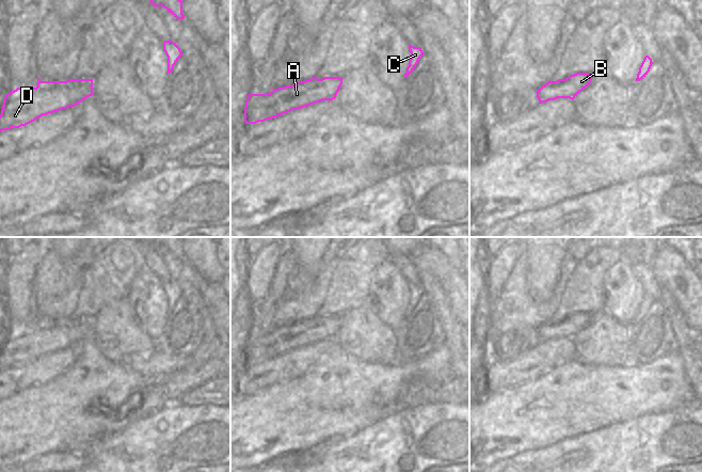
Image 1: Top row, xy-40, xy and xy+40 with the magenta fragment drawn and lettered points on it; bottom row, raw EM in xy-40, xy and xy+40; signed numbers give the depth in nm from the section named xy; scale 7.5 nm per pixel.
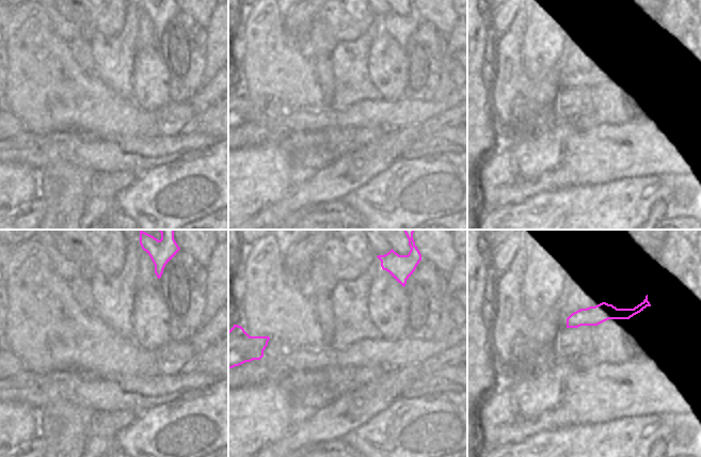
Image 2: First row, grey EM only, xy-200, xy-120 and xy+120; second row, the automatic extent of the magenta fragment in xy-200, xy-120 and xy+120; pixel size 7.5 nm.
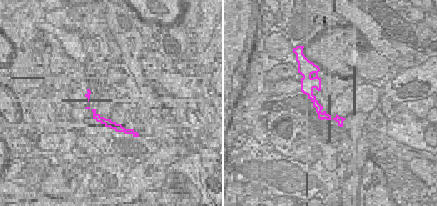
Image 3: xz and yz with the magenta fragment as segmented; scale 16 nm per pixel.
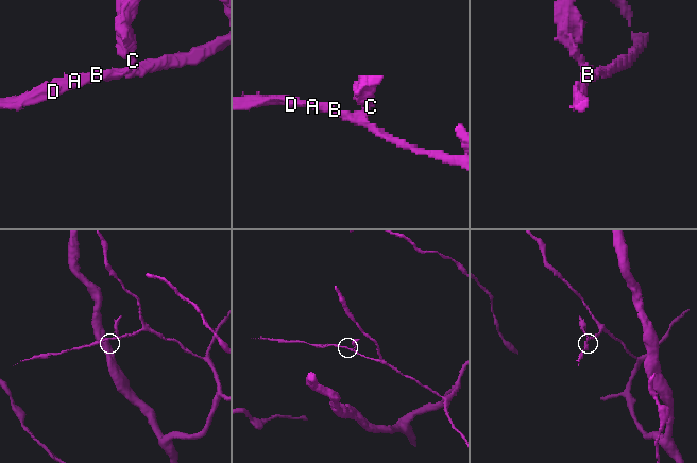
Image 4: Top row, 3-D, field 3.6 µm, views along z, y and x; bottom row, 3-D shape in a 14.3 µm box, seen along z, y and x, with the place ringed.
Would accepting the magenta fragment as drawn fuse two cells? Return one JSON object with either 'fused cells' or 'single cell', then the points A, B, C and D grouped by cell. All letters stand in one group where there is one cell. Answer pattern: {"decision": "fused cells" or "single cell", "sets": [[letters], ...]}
{"decision": "fused cells", "sets": [["A", "B", "D"], ["C"]]}

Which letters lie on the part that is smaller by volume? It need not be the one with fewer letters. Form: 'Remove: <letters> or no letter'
Remove: C

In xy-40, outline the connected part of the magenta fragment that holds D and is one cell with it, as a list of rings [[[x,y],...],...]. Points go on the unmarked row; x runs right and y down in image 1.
[[[93,318],[41,320],[36,327],[17,327],[3,337],[0,371],[26,365],[43,355],[75,346],[93,334]]]

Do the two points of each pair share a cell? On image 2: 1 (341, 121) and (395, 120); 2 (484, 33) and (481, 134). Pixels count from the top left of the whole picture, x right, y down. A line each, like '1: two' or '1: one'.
1: one
2: one

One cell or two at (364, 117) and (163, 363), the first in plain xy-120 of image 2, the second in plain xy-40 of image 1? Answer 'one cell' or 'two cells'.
one cell

